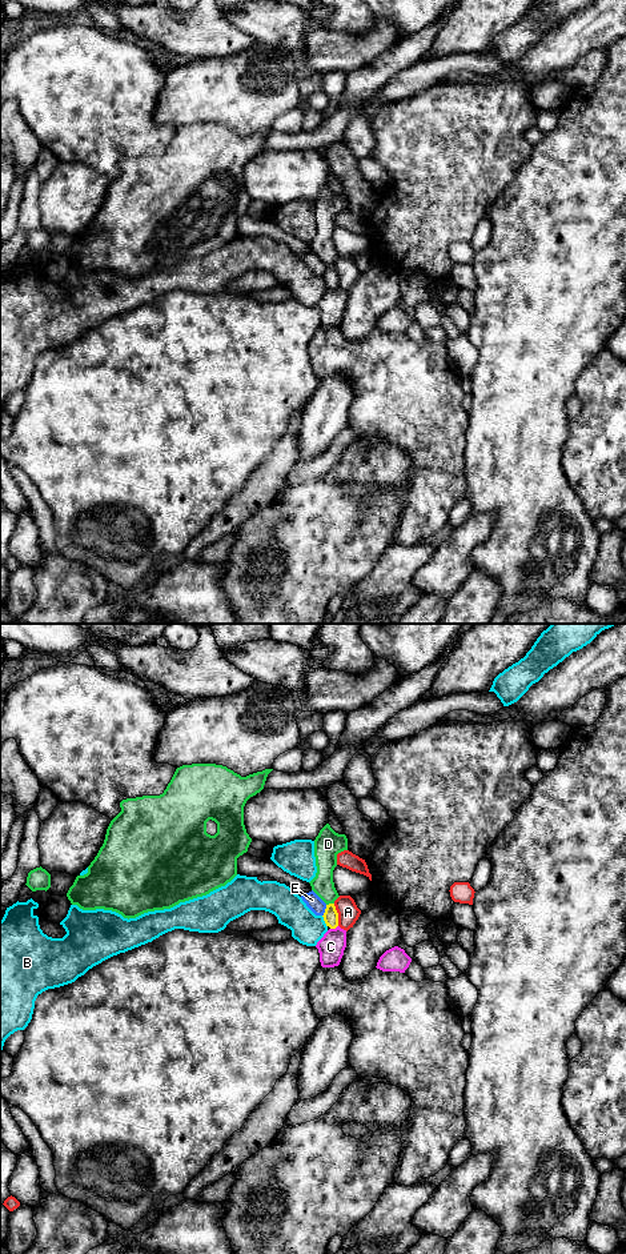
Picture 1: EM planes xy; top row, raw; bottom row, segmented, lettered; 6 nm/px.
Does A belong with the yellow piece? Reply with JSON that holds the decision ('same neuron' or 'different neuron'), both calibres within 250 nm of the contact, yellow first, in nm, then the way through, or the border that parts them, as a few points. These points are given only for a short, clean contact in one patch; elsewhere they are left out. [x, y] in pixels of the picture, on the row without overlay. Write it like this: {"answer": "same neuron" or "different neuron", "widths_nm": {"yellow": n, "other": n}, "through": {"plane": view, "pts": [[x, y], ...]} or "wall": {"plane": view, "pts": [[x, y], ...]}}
{"answer": "different neuron", "widths_nm": {"yellow": 90, "other": 130}}

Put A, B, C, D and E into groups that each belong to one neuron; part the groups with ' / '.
A / B / C / D / E

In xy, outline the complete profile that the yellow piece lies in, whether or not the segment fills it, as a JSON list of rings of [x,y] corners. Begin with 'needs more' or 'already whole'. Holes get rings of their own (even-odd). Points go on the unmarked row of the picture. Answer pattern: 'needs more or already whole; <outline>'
already whole; [[[334,264],[326,265],[326,269],[322,277],[326,287],[329,287],[330,289],[336,289],[338,287],[338,273],[336,271]]]

